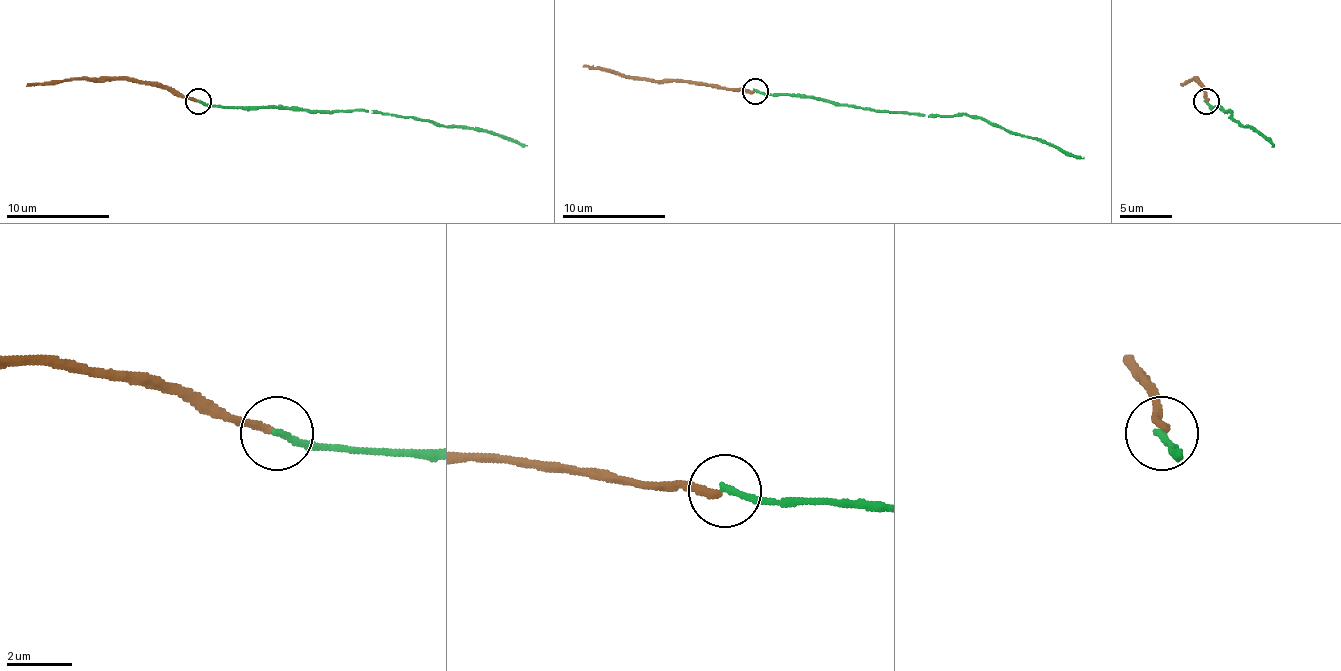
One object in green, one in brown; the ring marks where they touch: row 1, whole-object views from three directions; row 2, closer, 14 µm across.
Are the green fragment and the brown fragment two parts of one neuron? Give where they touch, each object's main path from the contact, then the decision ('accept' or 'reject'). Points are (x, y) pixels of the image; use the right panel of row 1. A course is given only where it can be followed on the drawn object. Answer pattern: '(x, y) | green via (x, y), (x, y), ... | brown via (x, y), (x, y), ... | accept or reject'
(1206, 101) | green via (1207, 102), (1210, 107), (1230, 110), (1230, 117), (1238, 125), (1256, 130), (1274, 146) | brown via (1207, 102), (1197, 78), (1181, 86) | reject

